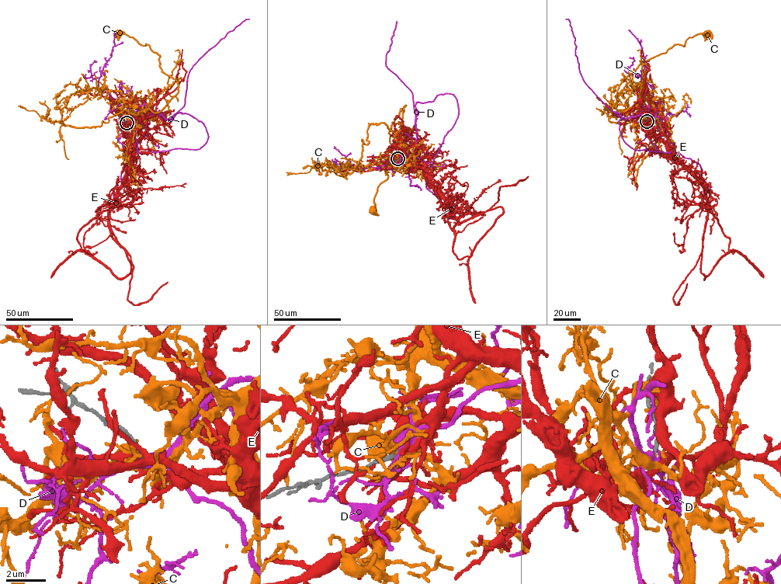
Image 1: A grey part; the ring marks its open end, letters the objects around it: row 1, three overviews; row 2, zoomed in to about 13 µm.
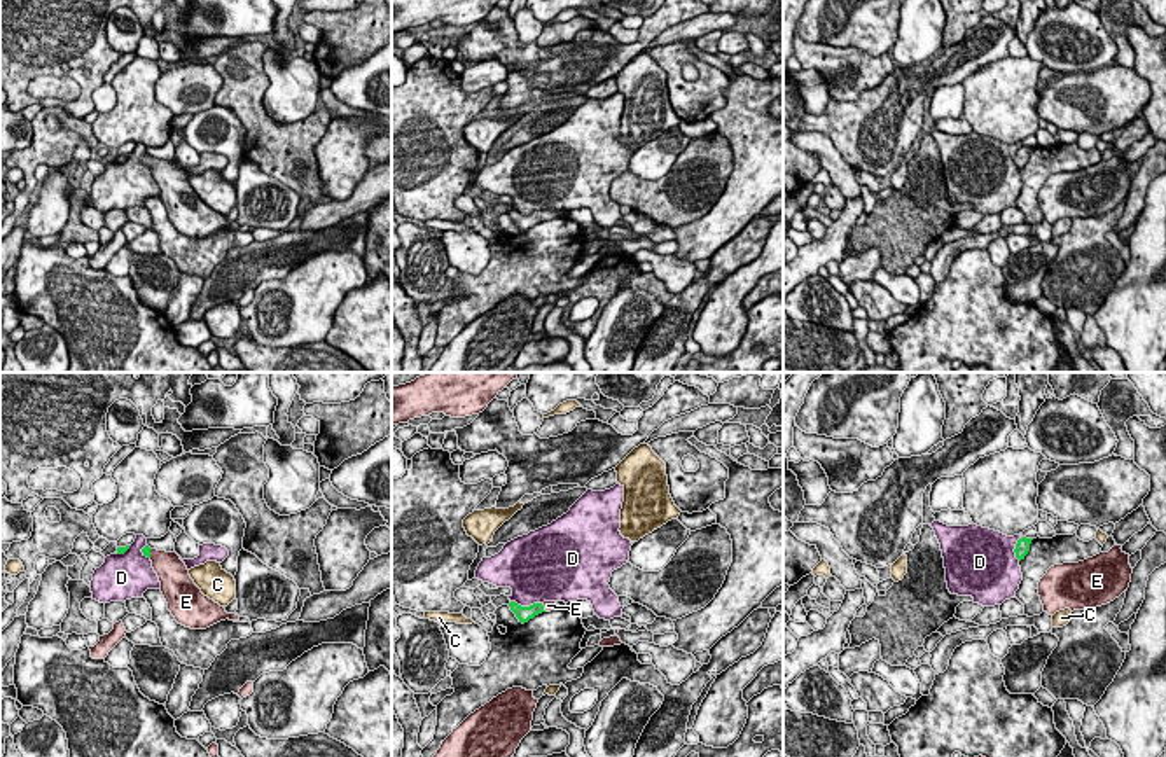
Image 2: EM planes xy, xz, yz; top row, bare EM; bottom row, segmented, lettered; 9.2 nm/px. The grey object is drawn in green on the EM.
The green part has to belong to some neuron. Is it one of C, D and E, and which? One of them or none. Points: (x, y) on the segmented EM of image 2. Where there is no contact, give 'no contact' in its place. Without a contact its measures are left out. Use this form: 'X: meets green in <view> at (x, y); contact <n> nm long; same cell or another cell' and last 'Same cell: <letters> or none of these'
C: no contact; another cell
D: meets green in xz at (527, 607); contact 280 nm long; another cell
E: meets green in xy at (149, 553); contact 80 nm long; same cell
Same cell: E

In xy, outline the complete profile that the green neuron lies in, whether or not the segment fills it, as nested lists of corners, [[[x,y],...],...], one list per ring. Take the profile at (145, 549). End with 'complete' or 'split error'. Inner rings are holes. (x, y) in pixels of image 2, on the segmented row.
[[[149,545],[142,552],[152,561],[161,582],[159,589],[178,624],[191,629],[206,629],[226,619],[239,621],[239,615],[227,614],[224,607],[201,593],[177,552],[157,551]]] | split error

